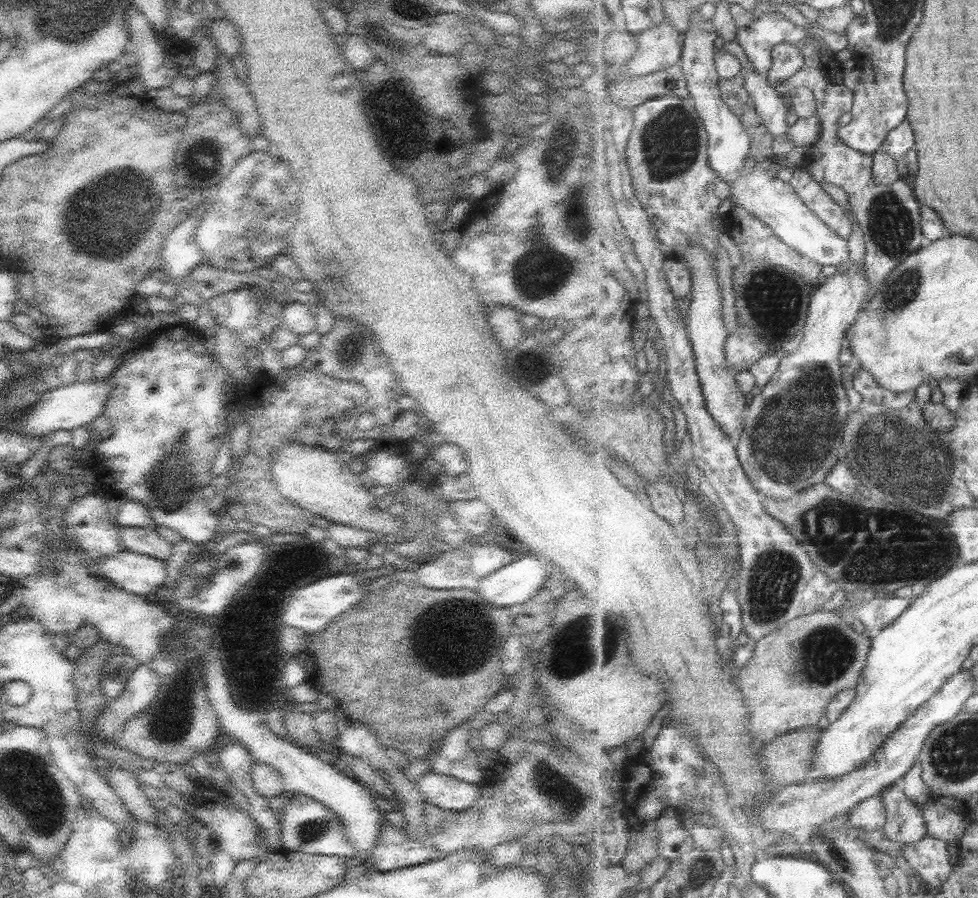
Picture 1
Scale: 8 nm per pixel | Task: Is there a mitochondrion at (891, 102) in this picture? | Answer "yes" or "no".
no

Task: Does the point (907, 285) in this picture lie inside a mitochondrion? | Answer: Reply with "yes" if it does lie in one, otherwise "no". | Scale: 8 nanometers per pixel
yes

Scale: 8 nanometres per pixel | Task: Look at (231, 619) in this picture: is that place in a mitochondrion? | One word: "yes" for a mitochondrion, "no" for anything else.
no

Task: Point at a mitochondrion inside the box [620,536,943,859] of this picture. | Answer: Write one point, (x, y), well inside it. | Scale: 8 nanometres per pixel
(776, 578)

